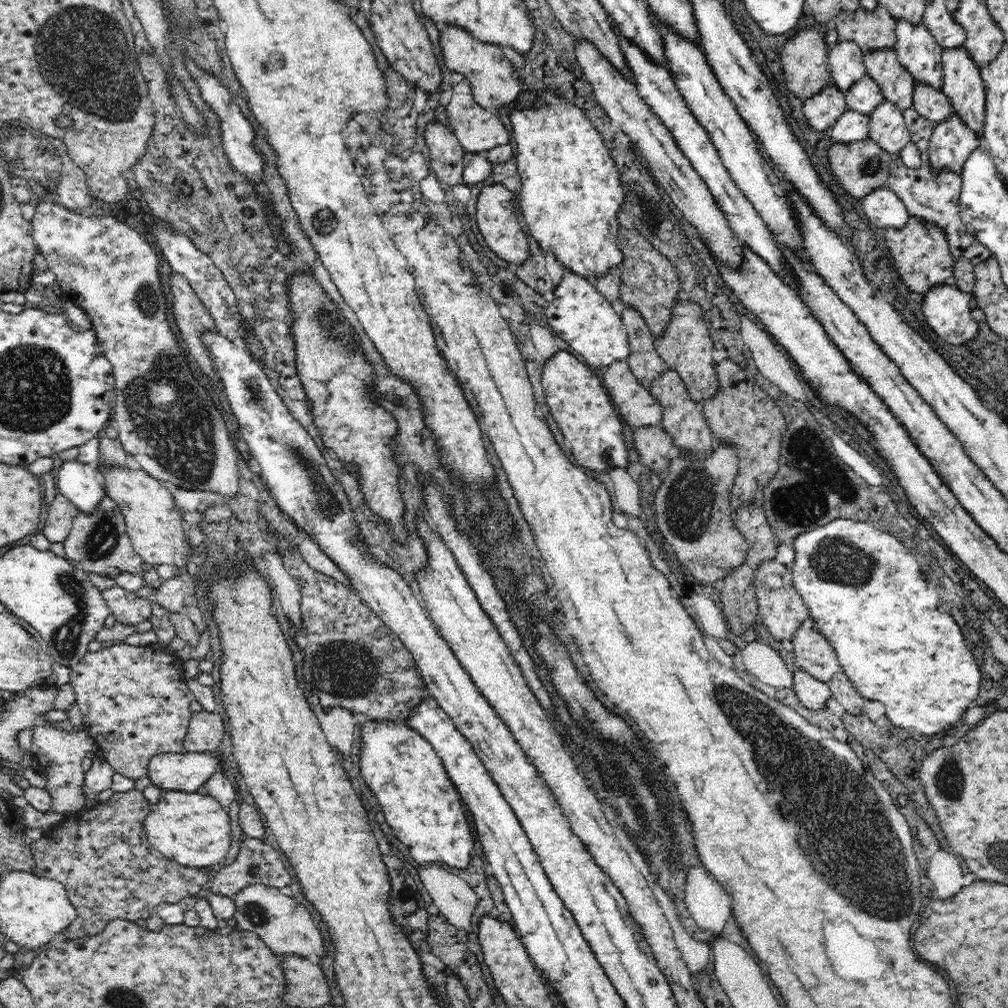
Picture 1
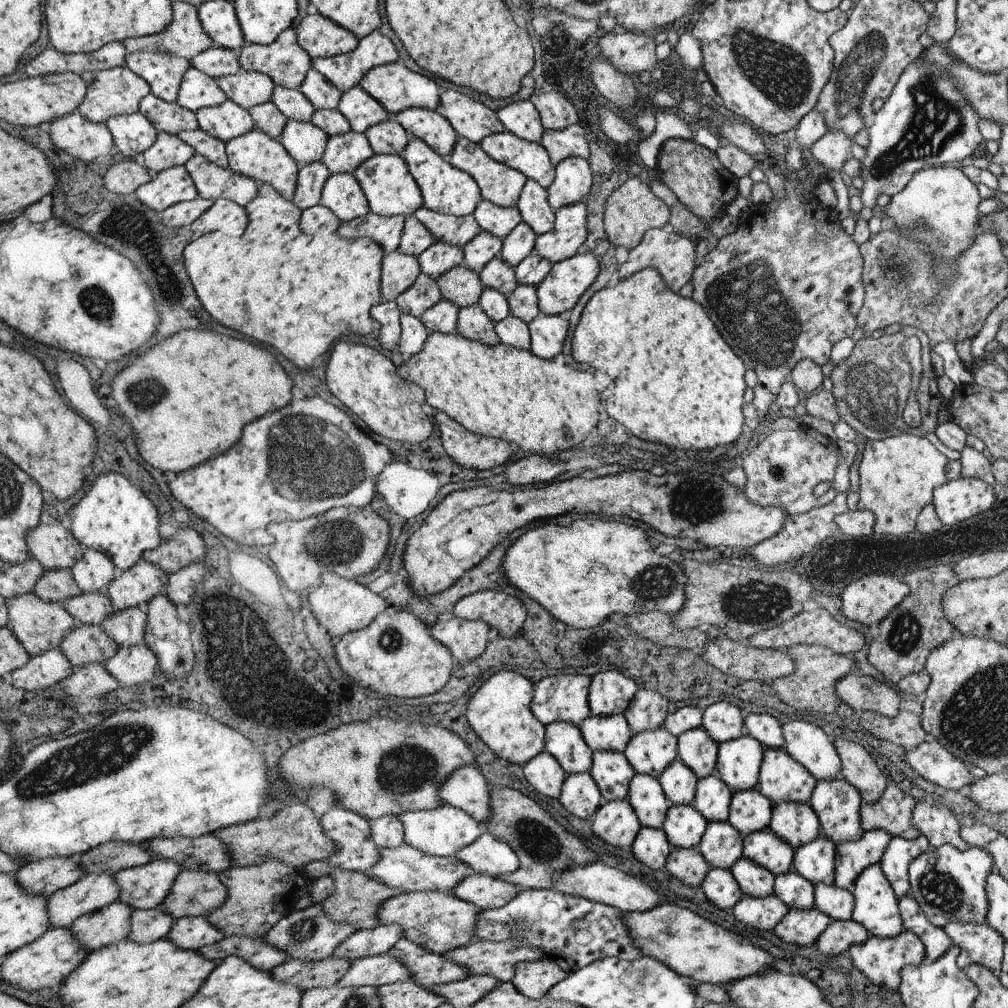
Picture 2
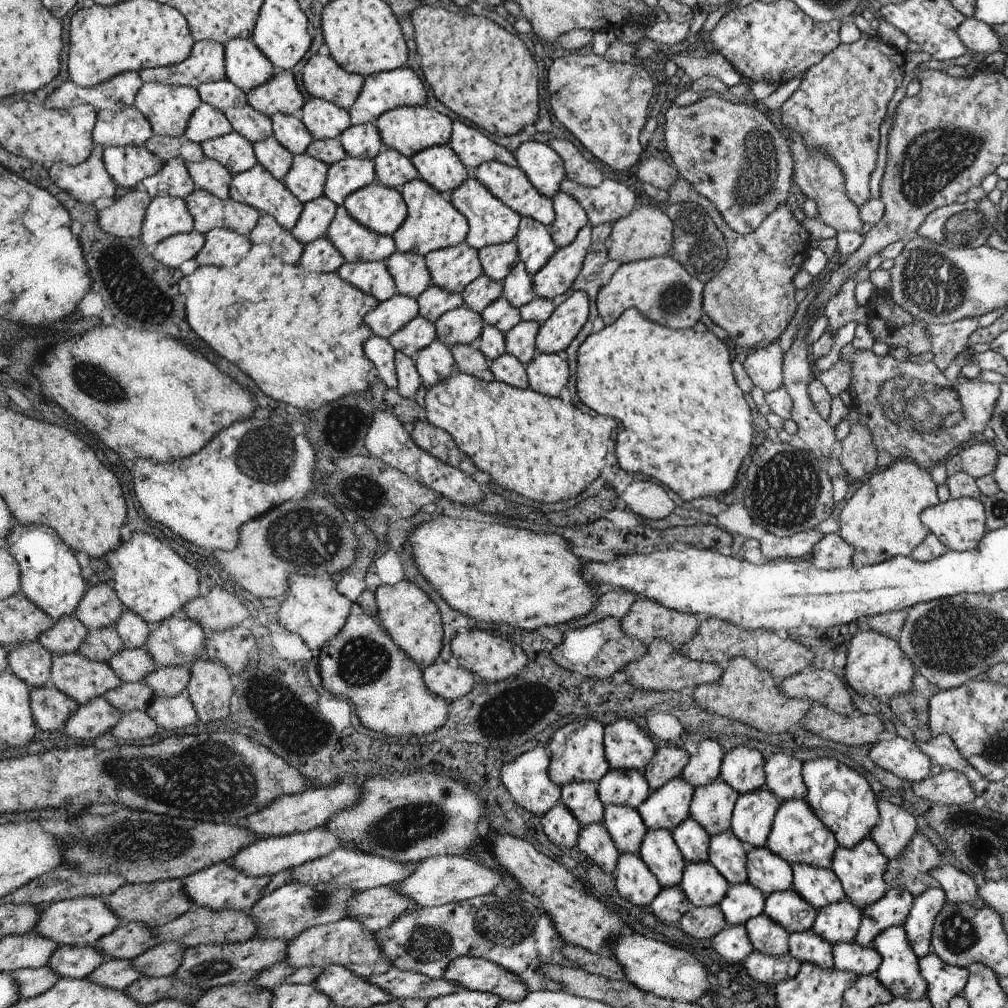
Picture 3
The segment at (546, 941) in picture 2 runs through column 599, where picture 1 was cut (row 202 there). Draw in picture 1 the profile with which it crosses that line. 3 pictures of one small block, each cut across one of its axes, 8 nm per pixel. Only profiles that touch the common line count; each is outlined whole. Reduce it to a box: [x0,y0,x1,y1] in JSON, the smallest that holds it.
[888,106,992,266]

